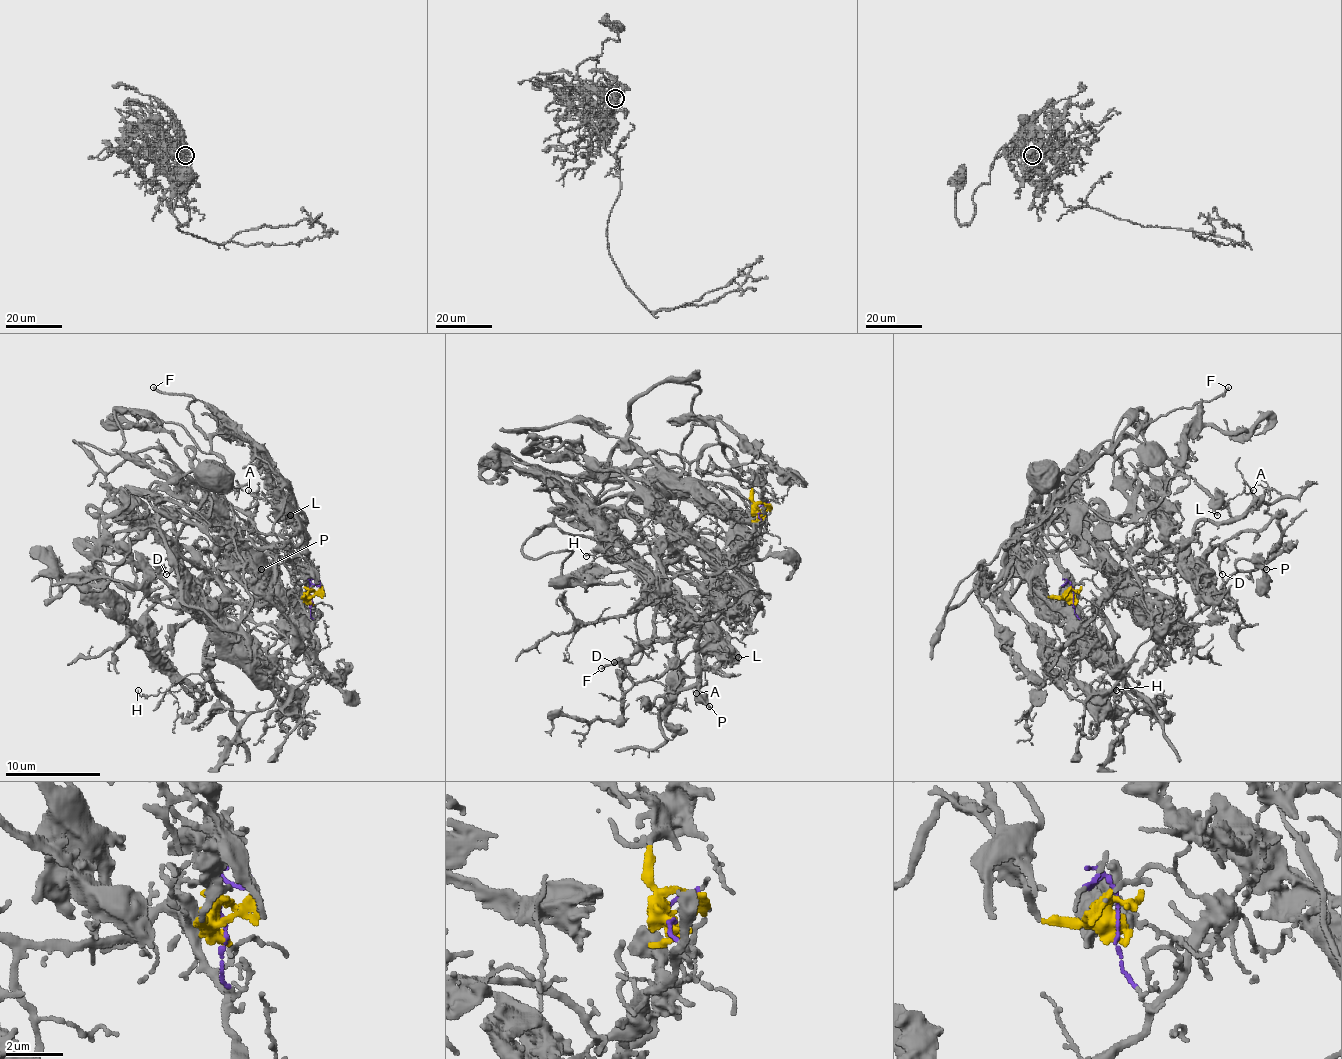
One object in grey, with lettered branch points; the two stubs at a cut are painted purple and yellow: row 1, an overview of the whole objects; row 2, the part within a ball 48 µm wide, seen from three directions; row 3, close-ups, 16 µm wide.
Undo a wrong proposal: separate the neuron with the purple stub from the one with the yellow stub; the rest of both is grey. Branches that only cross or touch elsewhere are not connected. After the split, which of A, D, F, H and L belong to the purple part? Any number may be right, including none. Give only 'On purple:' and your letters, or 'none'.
On purple: A, D, H

